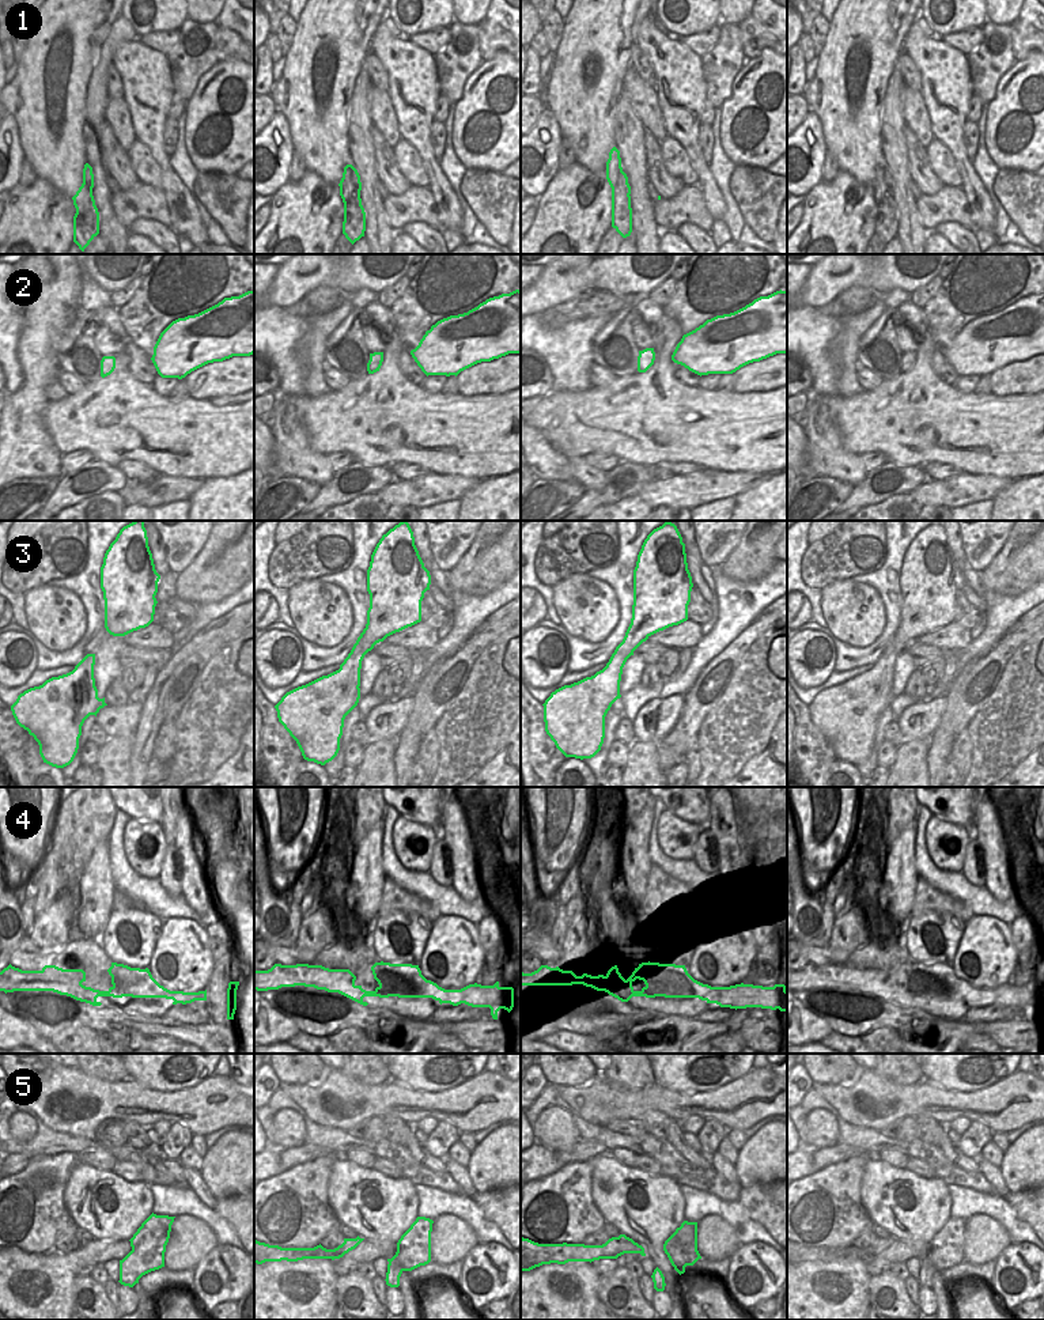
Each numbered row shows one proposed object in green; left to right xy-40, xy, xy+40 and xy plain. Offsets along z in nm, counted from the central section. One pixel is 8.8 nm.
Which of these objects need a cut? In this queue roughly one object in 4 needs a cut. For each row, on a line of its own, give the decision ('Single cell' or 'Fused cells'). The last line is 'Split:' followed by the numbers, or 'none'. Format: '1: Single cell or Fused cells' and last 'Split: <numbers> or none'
1: Fused cells
2: Single cell
3: Single cell
4: Single cell
5: Fused cells
Split: 1, 5

